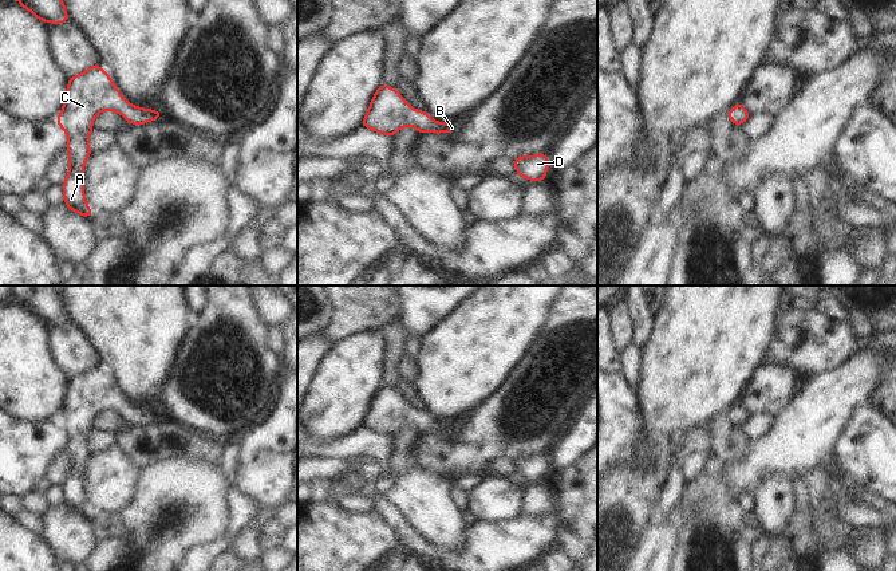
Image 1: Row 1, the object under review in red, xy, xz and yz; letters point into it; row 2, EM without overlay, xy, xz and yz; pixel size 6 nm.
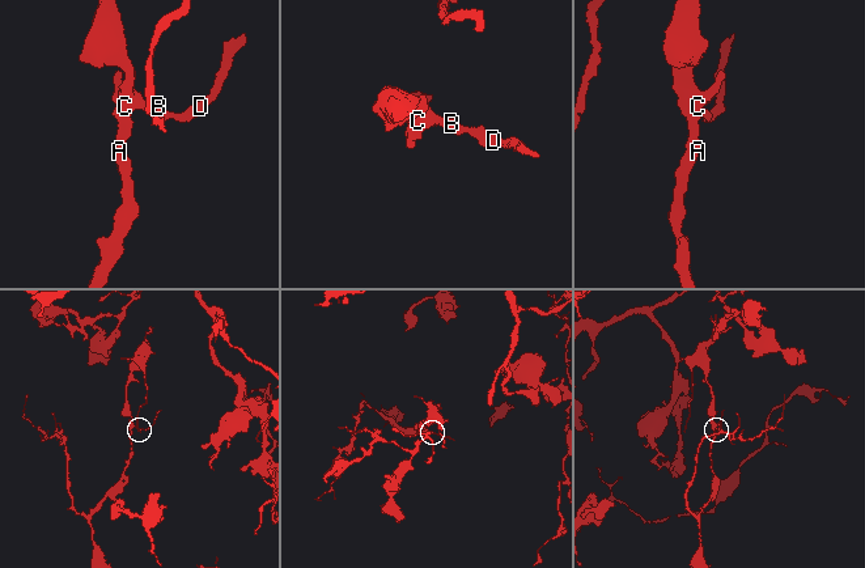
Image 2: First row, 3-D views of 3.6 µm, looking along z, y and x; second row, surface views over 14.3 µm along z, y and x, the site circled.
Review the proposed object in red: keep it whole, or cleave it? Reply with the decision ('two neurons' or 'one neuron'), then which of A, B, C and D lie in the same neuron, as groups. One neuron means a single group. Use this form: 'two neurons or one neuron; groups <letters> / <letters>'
one neuron; groups A B C D

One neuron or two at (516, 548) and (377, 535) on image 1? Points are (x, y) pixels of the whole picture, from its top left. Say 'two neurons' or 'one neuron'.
two neurons

